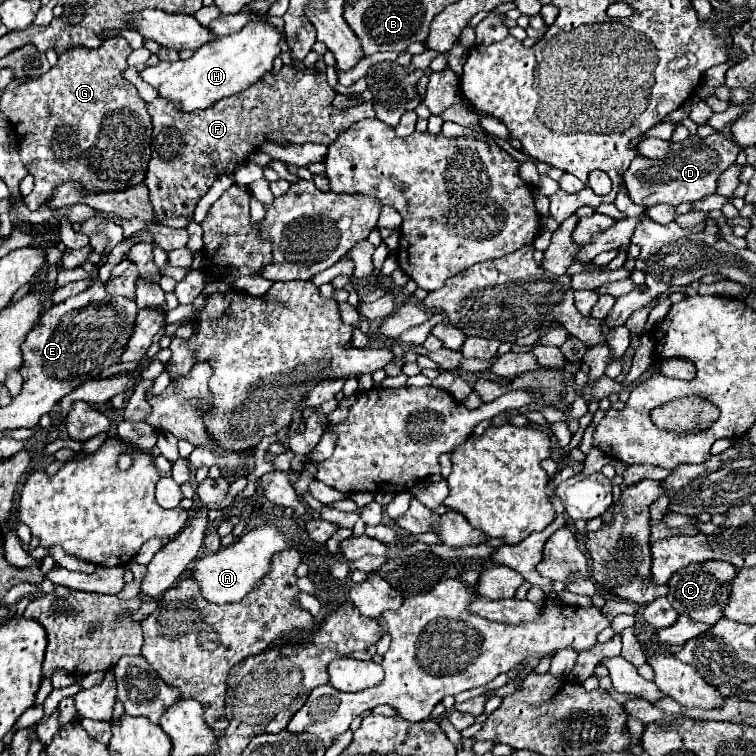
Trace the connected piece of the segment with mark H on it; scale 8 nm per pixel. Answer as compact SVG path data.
M250 21L242 31L226 37L218 37L216 43L200 47L186 61L176 61L176 63L160 61L154 67L146 67L138 75L158 91L158 97L168 99L180 111L192 113L198 109L212 107L216 101L244 91L264 73L272 71L274 57L280 53L278 47L280 39L282 33L274 29L270 23Z

